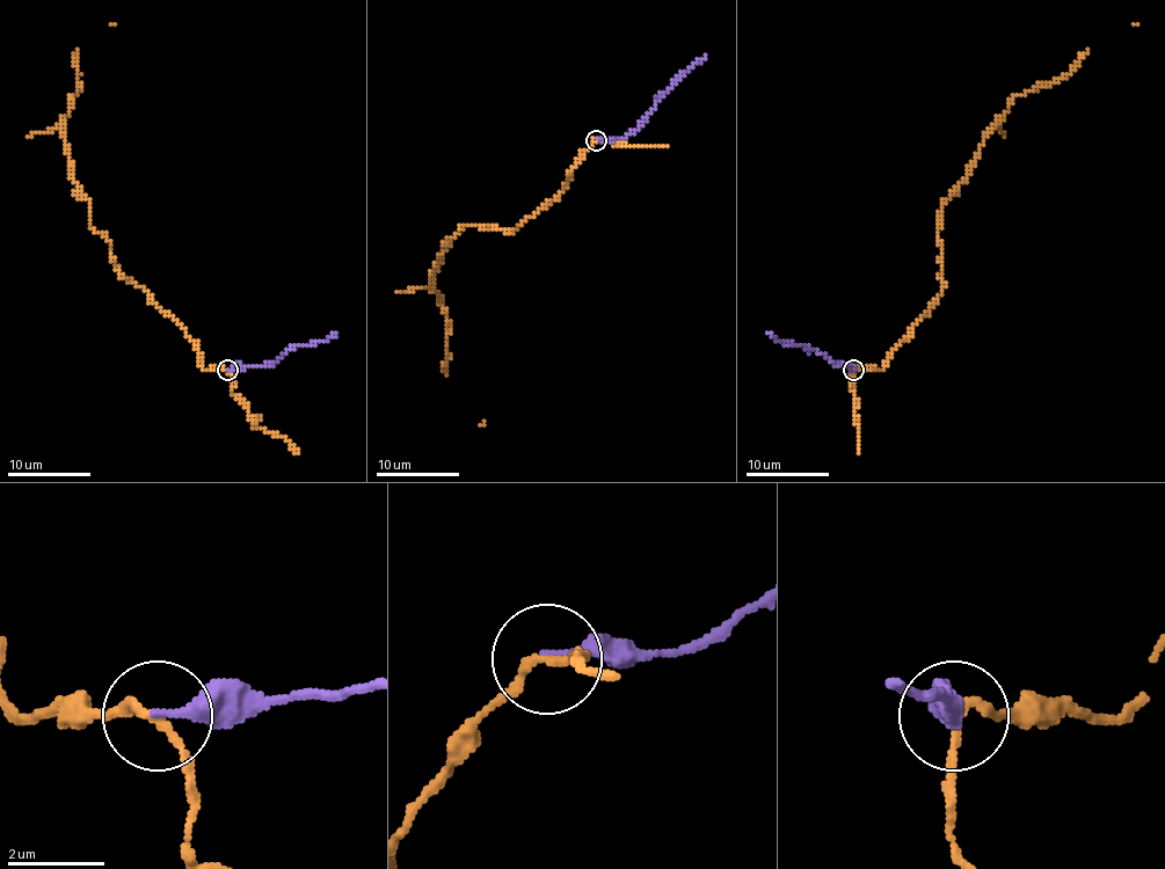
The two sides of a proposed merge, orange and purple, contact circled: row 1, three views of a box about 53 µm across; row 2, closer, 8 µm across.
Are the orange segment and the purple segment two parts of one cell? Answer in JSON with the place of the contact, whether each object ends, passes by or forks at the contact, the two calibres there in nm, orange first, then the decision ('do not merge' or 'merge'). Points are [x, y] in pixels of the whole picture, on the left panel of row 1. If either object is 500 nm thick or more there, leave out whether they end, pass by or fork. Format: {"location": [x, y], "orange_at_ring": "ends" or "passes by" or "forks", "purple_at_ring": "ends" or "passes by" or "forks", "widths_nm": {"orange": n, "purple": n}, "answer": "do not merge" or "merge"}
{"location": [227, 370], "orange_at_ring": "passes by", "purple_at_ring": "ends", "widths_nm": {"orange": 160, "purple": 220}, "answer": "do not merge"}

